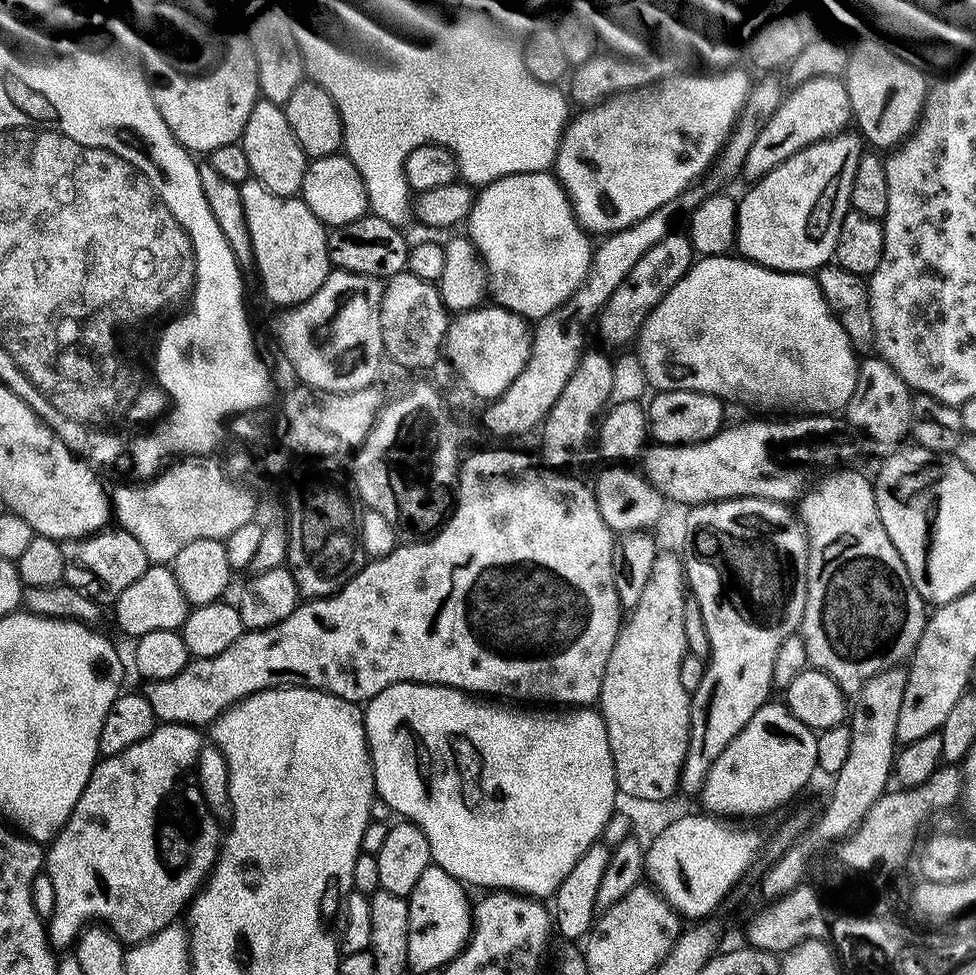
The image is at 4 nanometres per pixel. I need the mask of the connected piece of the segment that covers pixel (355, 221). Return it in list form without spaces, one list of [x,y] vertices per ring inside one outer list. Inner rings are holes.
[[[340,158],[307,165],[298,178],[294,202],[300,207],[302,214],[306,214],[306,218],[314,222],[316,229],[325,234],[345,232],[365,223],[367,216],[364,215],[370,211],[368,195],[364,193],[362,182],[349,164]]]

